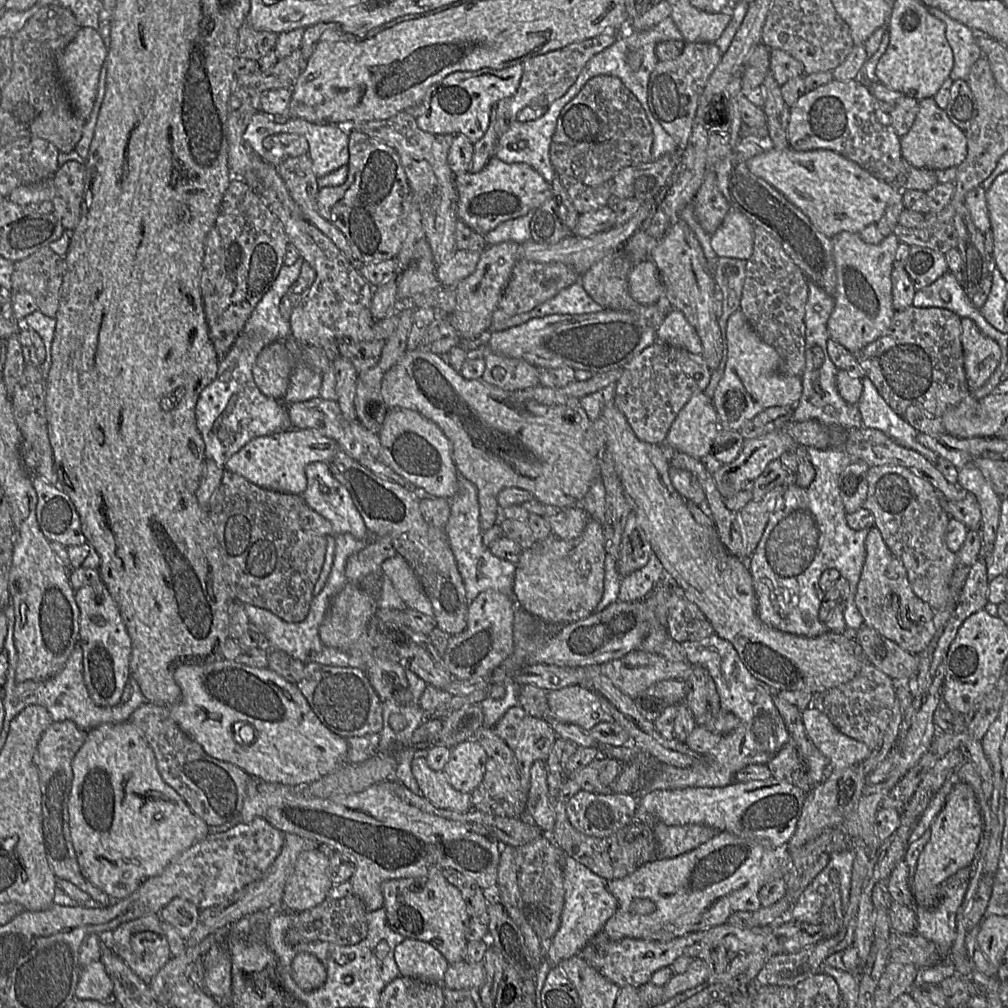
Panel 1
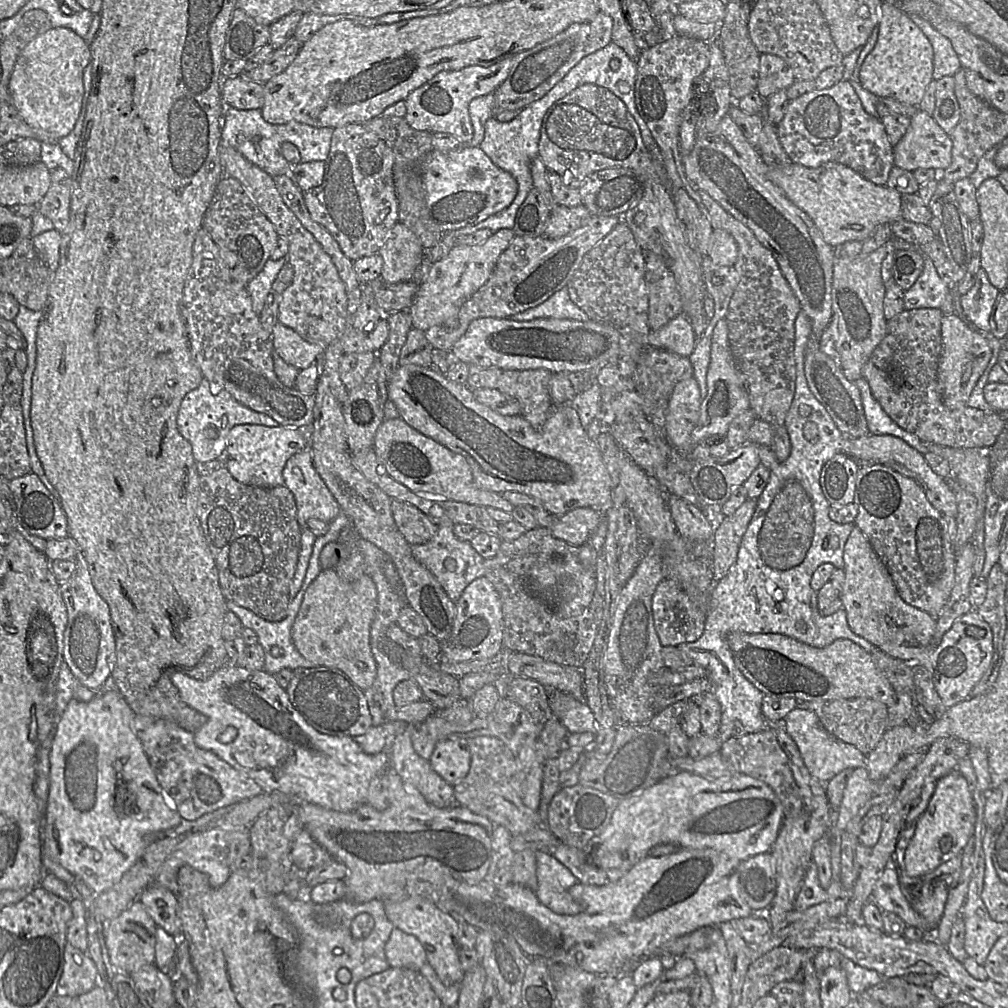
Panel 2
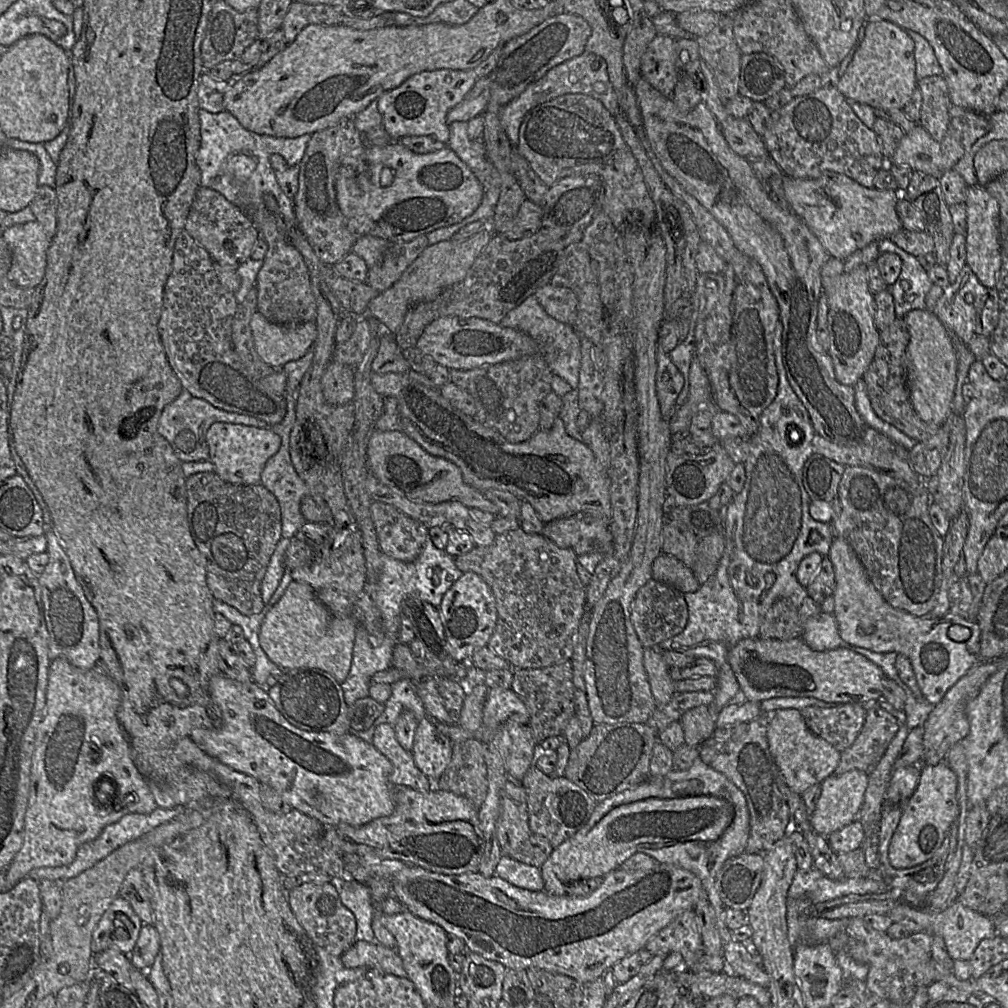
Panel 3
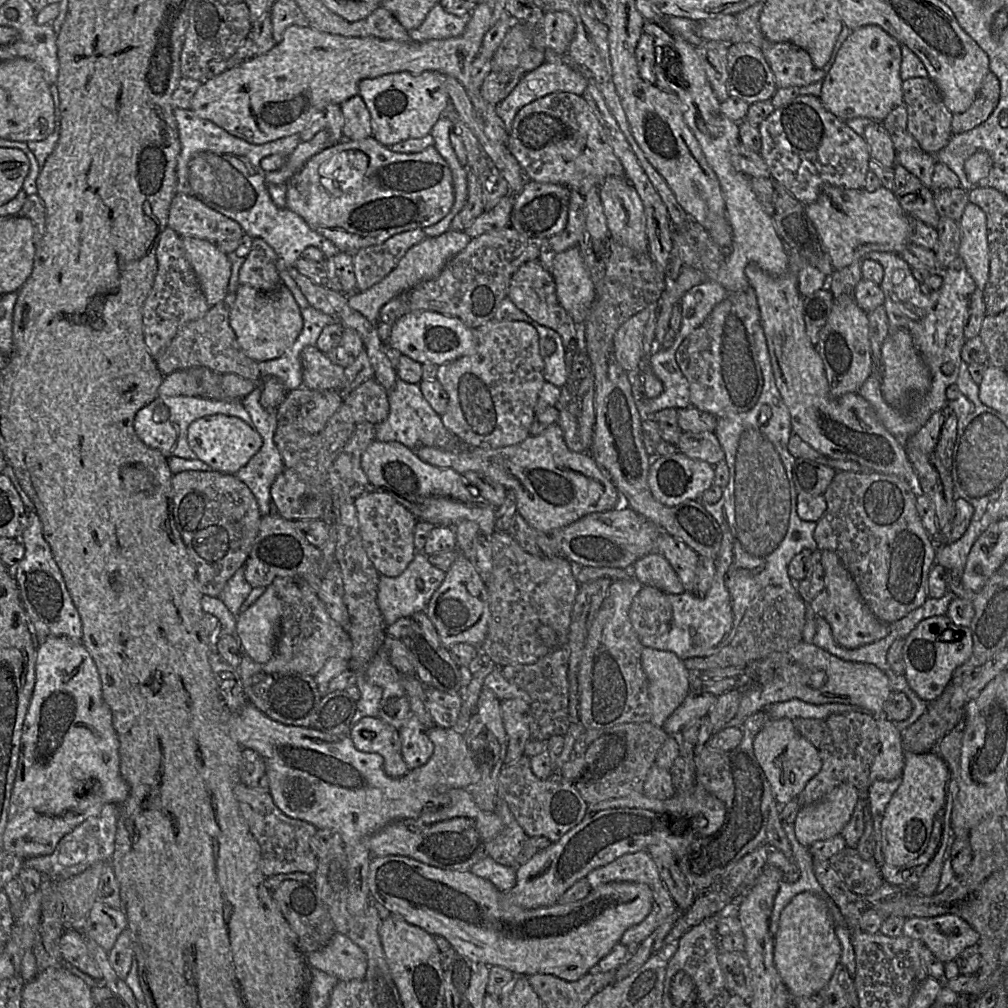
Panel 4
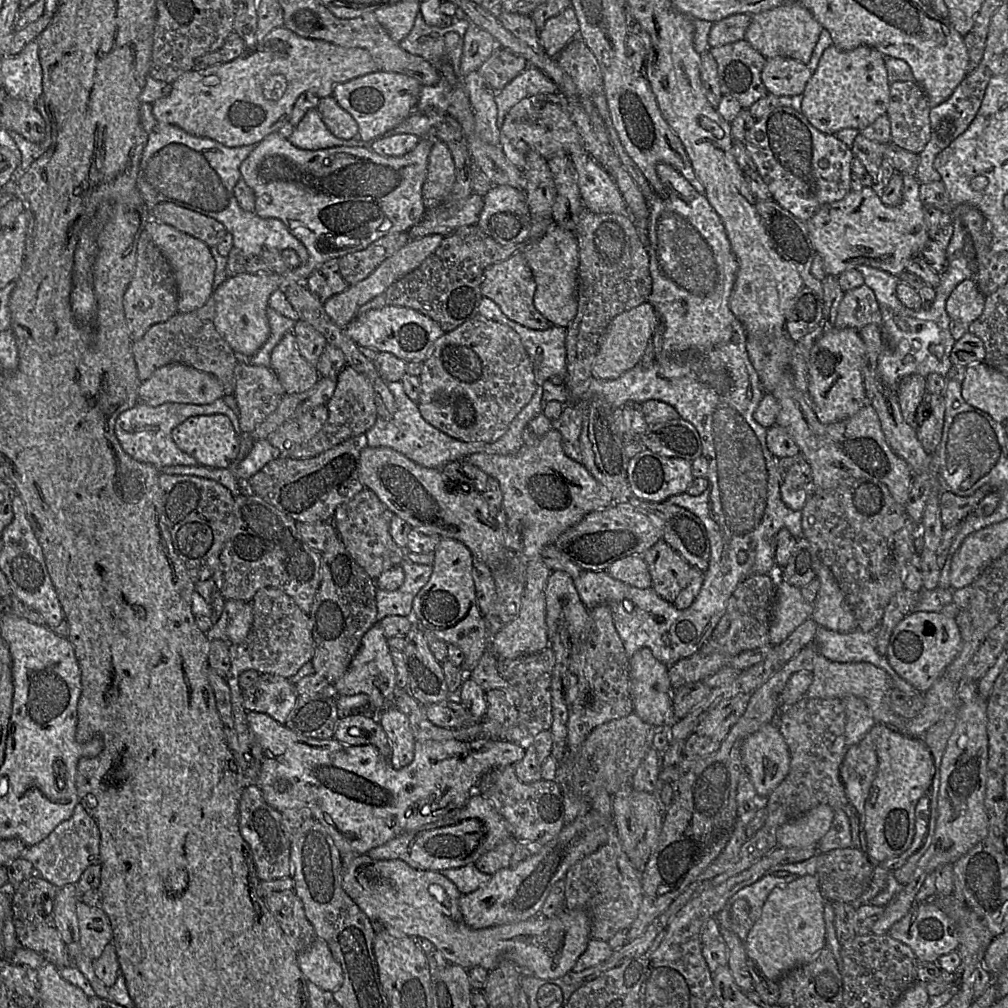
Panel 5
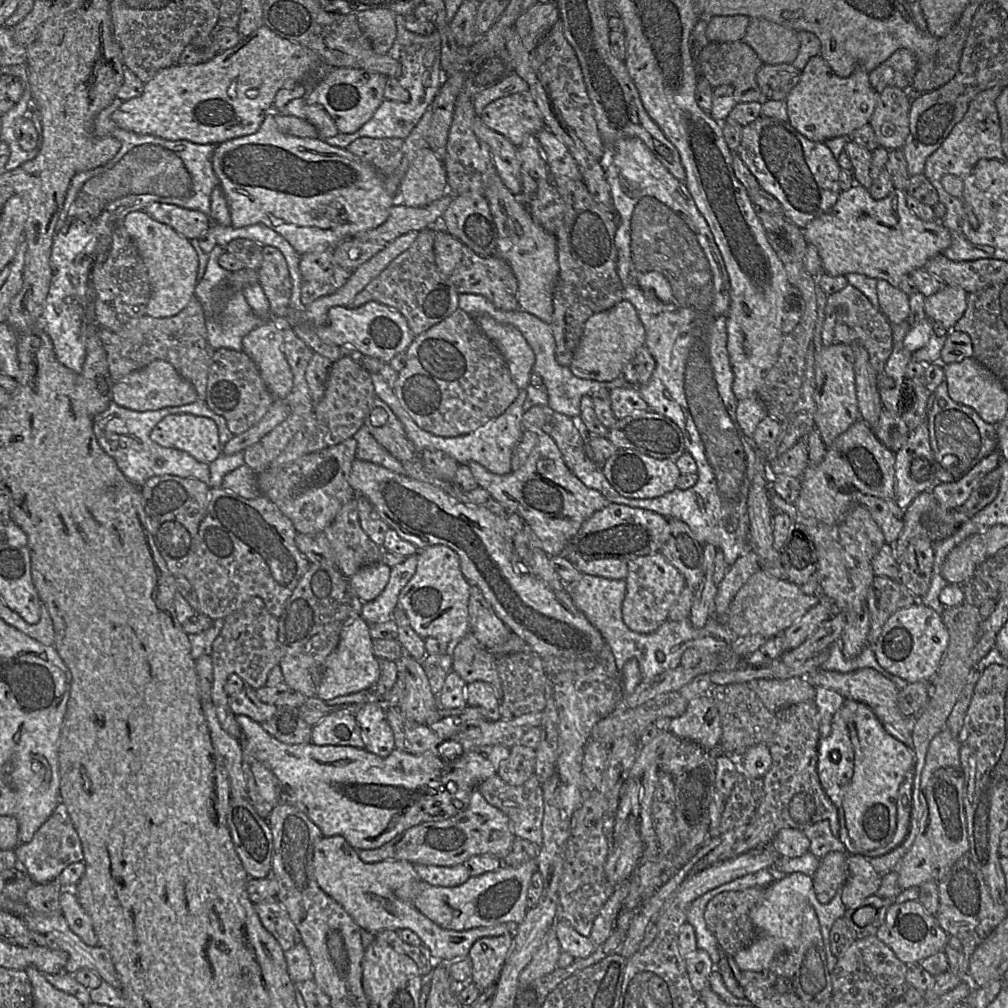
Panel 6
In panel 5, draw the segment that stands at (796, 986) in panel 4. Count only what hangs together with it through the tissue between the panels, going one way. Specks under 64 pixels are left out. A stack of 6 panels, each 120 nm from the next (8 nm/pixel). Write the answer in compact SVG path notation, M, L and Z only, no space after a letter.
M812 875L799 876L794 881L774 888L767 897L759 919L743 939L748 960L761 974L771 981L778 981L788 971L812 961L826 945L824 901L818 878Z

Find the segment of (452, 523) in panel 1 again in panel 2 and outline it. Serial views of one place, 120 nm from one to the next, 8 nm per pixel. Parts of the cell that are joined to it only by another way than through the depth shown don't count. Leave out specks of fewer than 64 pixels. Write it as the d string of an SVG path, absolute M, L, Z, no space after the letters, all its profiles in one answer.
M453 526L440 527L428 543L412 546L412 554L435 576L449 598L455 602L472 581L485 577L485 558L476 552L470 541L459 540L454 535Z

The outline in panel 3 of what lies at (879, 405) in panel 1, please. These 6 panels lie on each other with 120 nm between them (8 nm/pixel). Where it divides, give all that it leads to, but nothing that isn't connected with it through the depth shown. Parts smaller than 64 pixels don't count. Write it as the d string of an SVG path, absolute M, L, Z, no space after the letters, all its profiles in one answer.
M860 379L854 386L856 408L864 421L878 432L910 451L919 441L898 430L893 425L883 421L874 411L867 392L867 384Z

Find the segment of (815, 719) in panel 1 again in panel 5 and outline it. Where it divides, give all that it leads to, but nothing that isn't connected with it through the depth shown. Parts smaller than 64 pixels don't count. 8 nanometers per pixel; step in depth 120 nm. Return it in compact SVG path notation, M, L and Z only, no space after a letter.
M775 722L751 734L741 747L742 764L757 793L768 797L790 768L788 746Z

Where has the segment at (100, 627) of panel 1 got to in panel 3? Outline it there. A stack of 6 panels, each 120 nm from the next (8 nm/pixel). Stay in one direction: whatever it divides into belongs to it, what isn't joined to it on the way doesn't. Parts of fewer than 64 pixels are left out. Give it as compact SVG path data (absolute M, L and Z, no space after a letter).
M48 528L44 536L47 540L46 553L49 560L39 575L39 585L41 613L49 635L49 658L64 658L75 667L90 669L101 662L97 613L76 580L69 558L53 529Z

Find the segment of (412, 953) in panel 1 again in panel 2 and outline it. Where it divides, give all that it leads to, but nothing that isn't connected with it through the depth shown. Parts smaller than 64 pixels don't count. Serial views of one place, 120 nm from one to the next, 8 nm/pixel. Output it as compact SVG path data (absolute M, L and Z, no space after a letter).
M395 927L384 952L391 967L418 970L427 964L426 952L419 940Z

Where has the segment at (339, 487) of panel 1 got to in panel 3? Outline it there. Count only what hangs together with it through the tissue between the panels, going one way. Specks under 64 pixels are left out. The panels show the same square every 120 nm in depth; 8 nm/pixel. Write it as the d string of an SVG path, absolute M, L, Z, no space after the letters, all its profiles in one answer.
M285 389L281 394L287 403L287 412L284 419L278 424L269 425L268 429L272 430L281 437L281 446L265 464L261 473L260 483L268 489L277 499L281 510L282 538L291 539L295 537L306 520L301 511L301 500L309 495L309 489L296 472L289 453L290 434L295 423L295 394L288 393Z

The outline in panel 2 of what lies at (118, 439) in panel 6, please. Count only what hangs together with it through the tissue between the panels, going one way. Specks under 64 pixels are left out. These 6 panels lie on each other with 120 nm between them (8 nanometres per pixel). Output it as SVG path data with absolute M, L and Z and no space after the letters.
M203 380L198 388L190 391L182 400L178 415L177 428L180 435L188 442L196 462L218 461L227 445L227 436L236 425L280 426L268 415L258 413L240 404L229 393L219 391L213 394L210 384Z

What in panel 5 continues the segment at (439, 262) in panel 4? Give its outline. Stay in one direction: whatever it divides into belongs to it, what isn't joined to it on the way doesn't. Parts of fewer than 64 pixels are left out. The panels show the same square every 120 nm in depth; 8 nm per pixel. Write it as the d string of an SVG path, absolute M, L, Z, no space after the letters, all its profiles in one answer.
M431 234L412 239L407 245L391 257L384 260L367 278L349 286L344 292L334 295L323 304L326 314L339 327L347 326L359 314L359 308L376 296L383 293L389 286L401 277L418 268L442 243L443 235Z

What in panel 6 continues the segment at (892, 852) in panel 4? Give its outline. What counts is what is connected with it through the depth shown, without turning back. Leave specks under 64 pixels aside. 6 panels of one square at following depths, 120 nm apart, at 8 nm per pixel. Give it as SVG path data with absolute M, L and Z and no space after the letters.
M845 699L838 712L846 723L853 724L849 732L855 752L853 777L841 800L845 827L857 848L873 851L890 844L897 831L899 789L915 765L915 754L913 747L903 744L884 729L868 706Z

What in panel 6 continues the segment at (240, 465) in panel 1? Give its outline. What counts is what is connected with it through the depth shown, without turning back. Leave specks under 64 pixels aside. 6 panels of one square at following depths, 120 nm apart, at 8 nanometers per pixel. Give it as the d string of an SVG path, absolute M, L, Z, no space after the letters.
M168 415L152 429L150 438L162 447L184 451L205 464L222 455L216 423L202 416Z

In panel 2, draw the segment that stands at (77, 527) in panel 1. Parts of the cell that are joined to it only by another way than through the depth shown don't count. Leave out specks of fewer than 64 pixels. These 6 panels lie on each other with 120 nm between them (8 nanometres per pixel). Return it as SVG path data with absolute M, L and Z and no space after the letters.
M34 473L8 481L11 497L7 504L11 509L10 526L20 533L44 540L68 537L67 518L56 496L50 493Z

